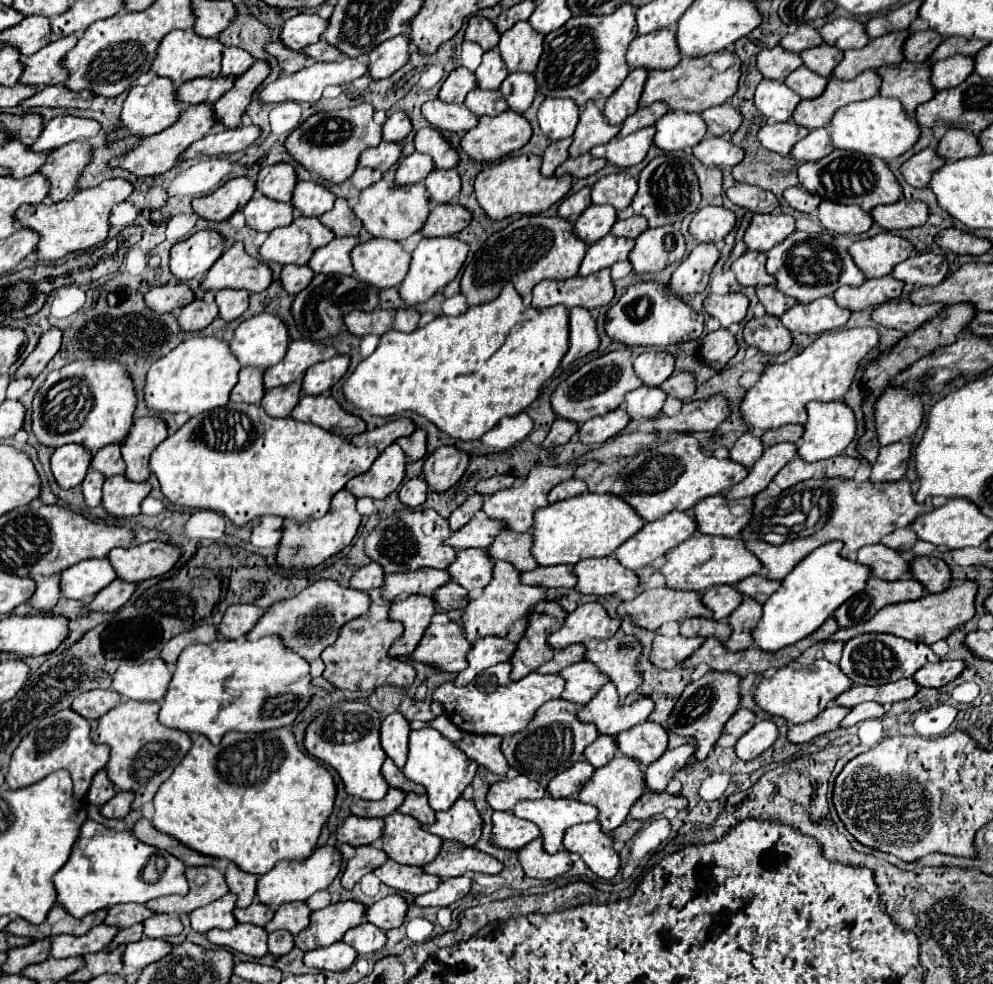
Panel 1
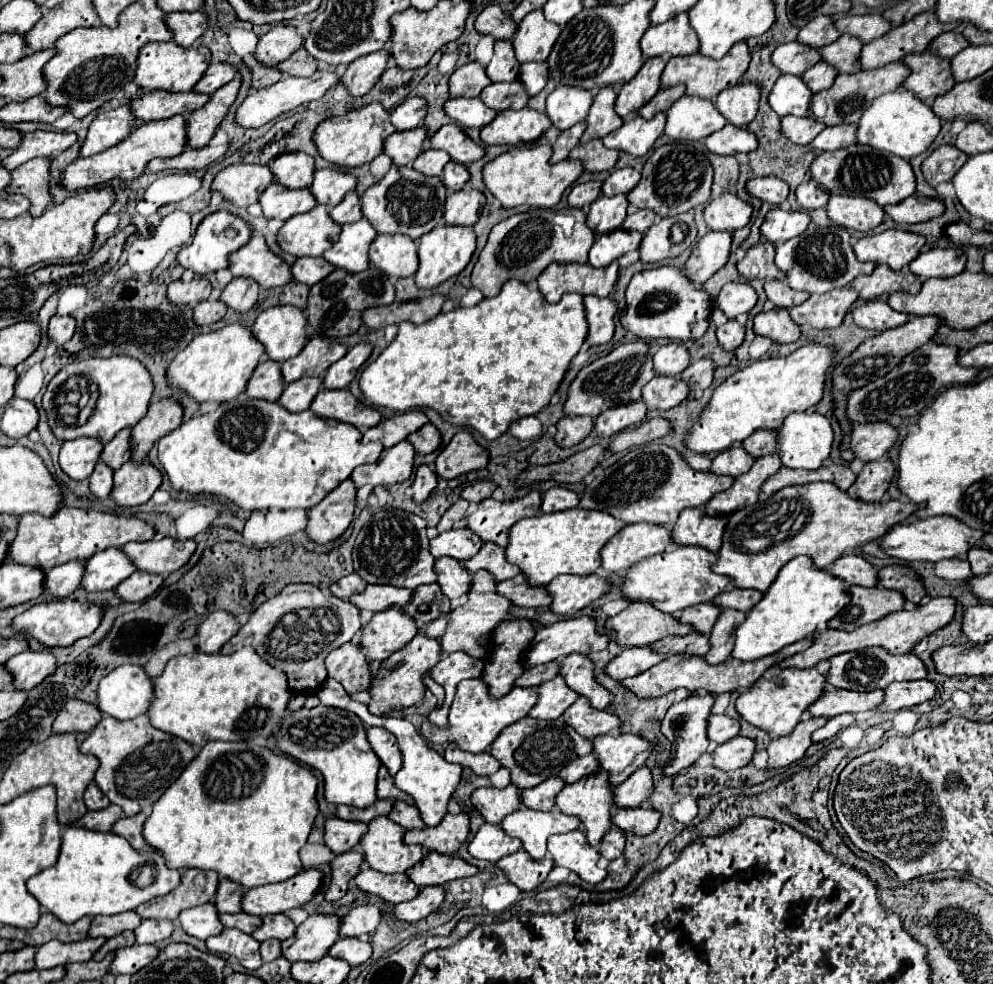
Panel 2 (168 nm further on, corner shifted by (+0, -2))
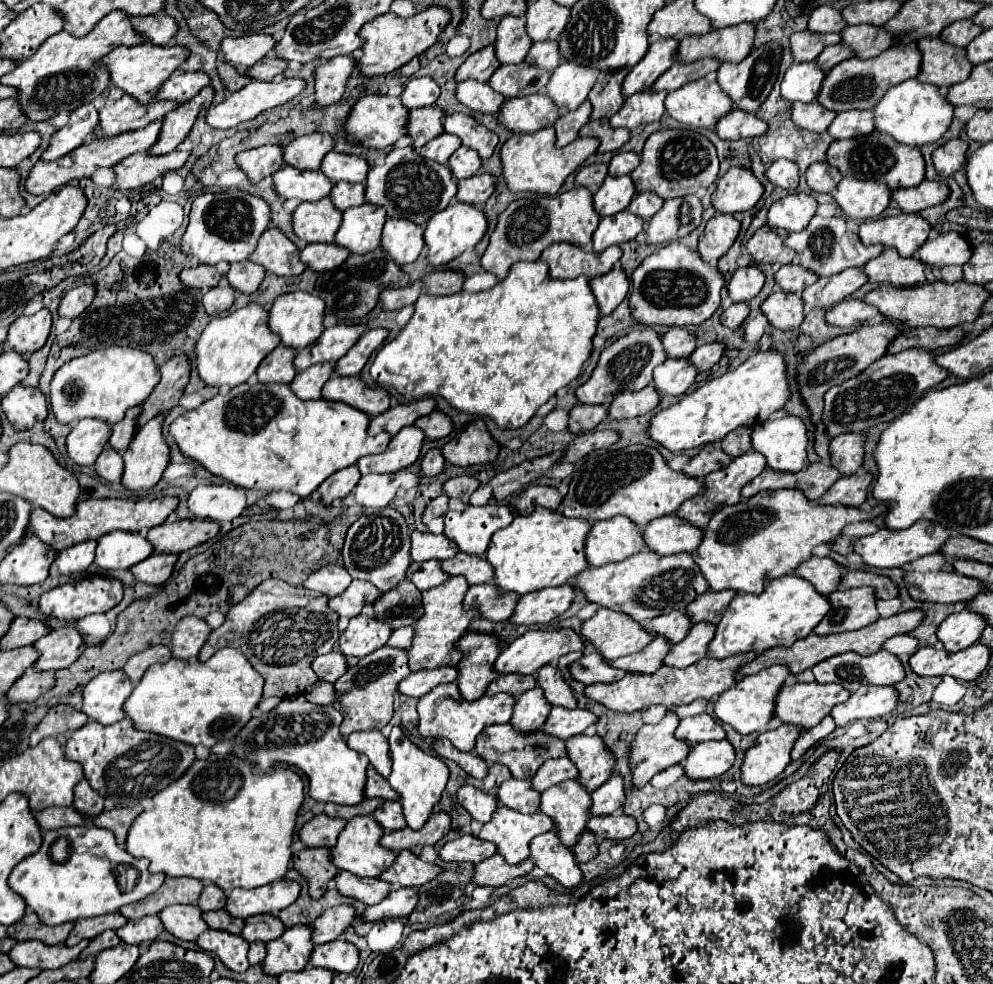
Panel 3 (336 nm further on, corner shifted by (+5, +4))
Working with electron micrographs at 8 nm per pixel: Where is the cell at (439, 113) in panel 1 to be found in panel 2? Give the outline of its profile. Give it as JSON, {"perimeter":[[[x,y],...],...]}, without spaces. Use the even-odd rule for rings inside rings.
{"perimeter":[[[452,98],[446,102],[446,114],[462,128],[482,128],[494,120],[496,110],[488,108],[480,98]]]}

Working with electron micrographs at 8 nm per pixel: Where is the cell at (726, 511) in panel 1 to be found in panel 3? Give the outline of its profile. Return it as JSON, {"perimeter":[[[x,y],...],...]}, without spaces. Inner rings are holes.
{"perimeter":[[[675,514],[655,518],[643,530],[647,546],[657,554],[693,552],[701,544],[701,528],[681,522]]]}

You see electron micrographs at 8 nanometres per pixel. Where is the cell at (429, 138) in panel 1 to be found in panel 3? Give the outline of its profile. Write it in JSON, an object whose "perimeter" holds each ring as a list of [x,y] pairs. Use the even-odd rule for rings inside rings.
{"perimeter":[[[451,114],[445,118],[445,132],[461,138],[463,146],[477,150],[481,158],[489,158],[497,146],[497,136],[489,132],[481,122],[467,114]]]}

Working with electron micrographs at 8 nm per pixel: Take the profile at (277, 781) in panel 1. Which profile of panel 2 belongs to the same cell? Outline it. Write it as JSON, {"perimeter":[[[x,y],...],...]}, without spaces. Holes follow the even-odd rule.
{"perimeter":[[[208,742],[190,766],[186,766],[180,780],[152,806],[142,834],[144,840],[164,856],[168,868],[212,870],[220,878],[228,878],[244,888],[276,884],[302,872],[298,852],[306,844],[314,818],[318,816],[316,786],[318,780],[310,768],[284,754],[248,746],[246,742]]]}

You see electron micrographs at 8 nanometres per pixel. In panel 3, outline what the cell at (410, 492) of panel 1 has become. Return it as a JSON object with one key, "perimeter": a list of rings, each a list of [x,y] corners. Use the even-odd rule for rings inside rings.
{"perimeter":[[[429,450],[423,460],[421,460],[421,472],[423,476],[437,476],[445,466],[445,458],[441,454],[441,450]]]}

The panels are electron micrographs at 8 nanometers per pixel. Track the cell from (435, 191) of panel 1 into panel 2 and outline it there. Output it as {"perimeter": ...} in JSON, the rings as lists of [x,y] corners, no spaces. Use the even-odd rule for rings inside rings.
{"perimeter":[[[448,162],[446,164],[446,168],[444,168],[444,184],[446,184],[448,192],[462,190],[468,180],[470,180],[470,172],[468,172],[466,166],[462,166],[458,162]]]}

